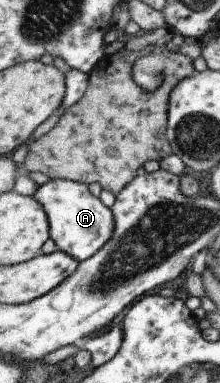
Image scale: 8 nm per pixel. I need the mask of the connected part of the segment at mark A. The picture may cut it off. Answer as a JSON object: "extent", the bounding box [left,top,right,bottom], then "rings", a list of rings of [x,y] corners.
{"extent":[32,178,116,261],"rings":[[[55,178],[49,180],[32,195],[48,212],[50,221],[50,239],[53,240],[59,250],[72,255],[75,259],[83,261],[95,255],[112,238],[116,229],[116,218],[112,208],[104,204],[100,196],[95,197],[85,182],[76,182],[75,180],[64,180]]]}

